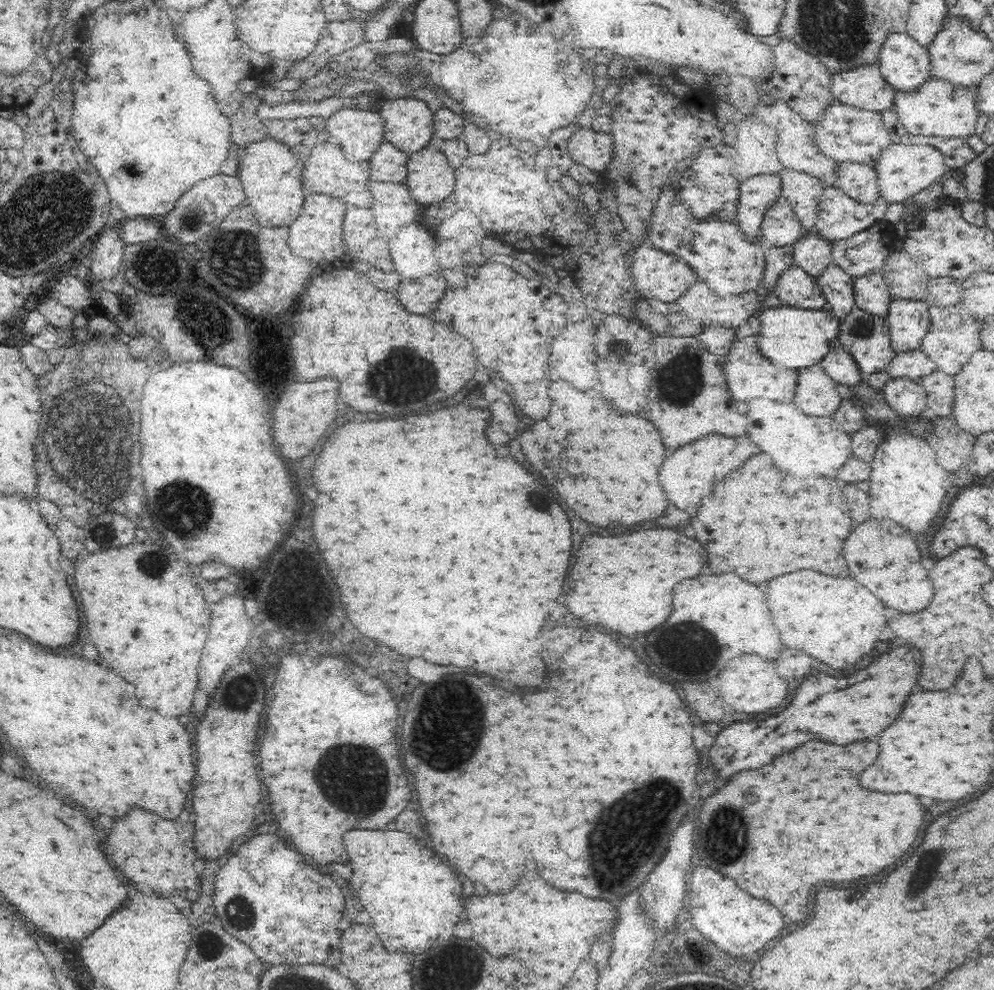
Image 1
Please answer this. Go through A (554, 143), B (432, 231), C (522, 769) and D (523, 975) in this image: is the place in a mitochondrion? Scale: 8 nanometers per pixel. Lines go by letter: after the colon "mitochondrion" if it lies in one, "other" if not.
A: other
B: other
C: other
D: other

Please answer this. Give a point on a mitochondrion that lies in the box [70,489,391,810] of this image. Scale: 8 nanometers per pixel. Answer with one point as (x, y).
(153, 565)

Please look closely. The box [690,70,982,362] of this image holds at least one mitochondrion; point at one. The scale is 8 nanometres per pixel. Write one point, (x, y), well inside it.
(862, 327)

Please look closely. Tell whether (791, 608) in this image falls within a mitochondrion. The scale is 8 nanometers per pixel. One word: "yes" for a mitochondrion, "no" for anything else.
no

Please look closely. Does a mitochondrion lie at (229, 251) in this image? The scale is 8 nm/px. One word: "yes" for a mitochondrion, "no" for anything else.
yes

